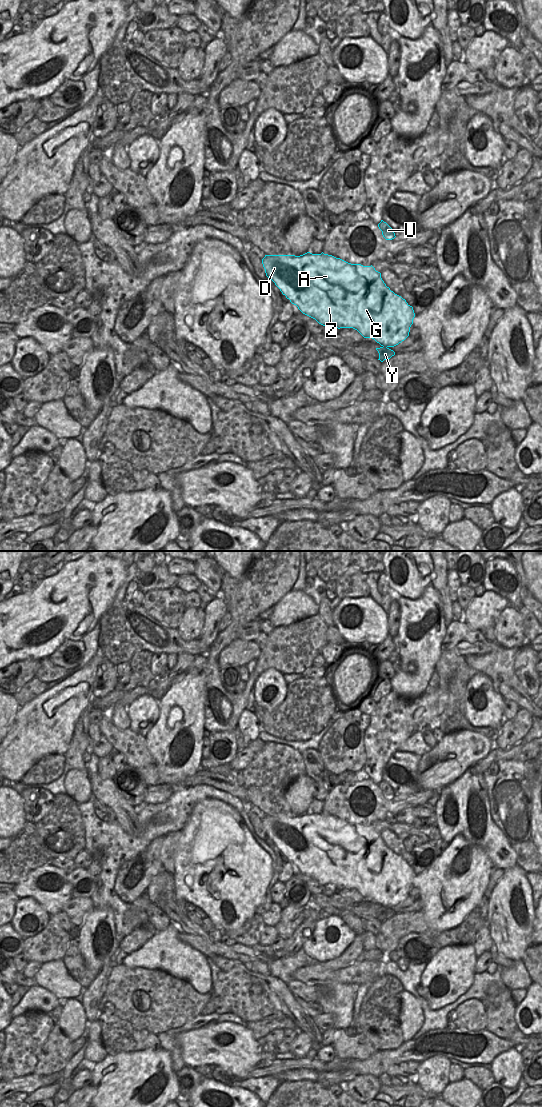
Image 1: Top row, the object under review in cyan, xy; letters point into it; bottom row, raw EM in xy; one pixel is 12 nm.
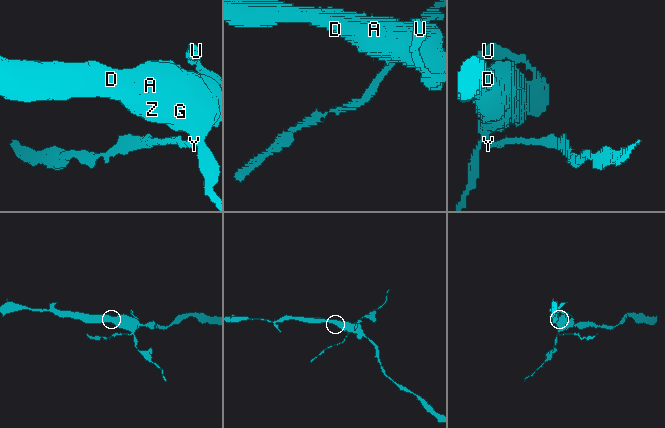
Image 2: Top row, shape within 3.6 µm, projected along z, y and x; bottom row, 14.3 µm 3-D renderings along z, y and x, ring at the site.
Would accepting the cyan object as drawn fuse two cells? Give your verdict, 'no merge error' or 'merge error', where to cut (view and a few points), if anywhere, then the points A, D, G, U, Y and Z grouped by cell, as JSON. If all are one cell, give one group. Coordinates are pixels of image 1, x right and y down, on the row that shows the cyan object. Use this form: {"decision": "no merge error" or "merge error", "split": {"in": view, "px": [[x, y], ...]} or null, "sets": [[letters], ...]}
{"decision": "merge error", "split": {"in": "xy", "px": [[383, 346], [386, 347]]}, "sets": [["A", "D", "G", "U", "Z"], ["Y"]]}

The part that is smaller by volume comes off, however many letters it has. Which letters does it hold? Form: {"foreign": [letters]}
{"foreign": ["Y"]}

